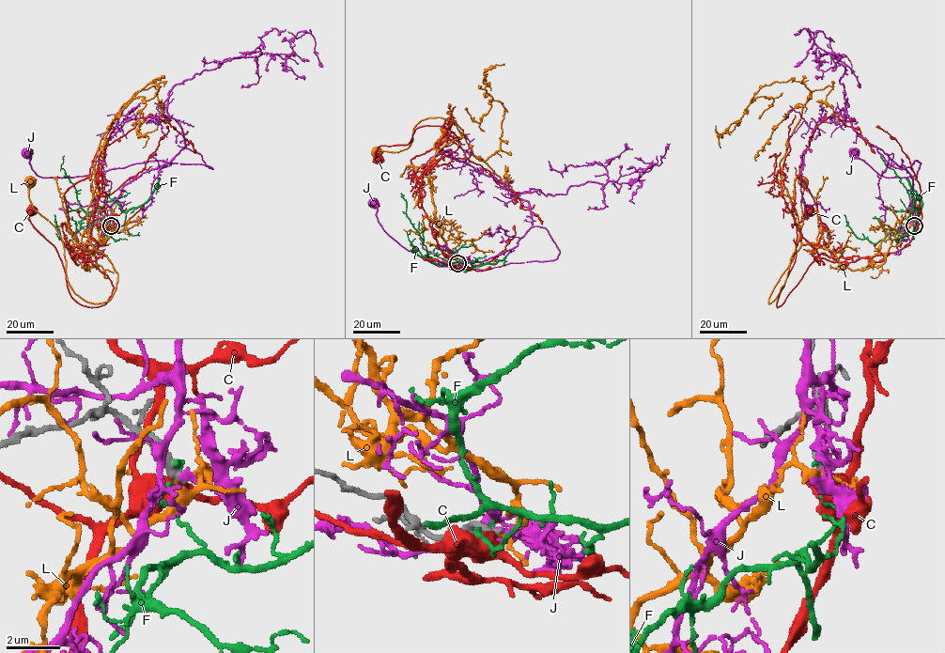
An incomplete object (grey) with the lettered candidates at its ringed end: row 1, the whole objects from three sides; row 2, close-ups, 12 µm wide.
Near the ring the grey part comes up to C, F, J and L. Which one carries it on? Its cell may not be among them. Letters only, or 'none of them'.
none of them

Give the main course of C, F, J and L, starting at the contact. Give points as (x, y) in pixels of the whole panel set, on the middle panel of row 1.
C: (457, 263), (432, 233), (422, 181), (458, 137), (418, 128), (408, 144), (379, 146), (378, 159)
F: (457, 264), (472, 266), (463, 271), (427, 256), (401, 193)
J: (457, 263), (514, 248), (533, 226), (559, 251), (489, 269), (439, 266), (389, 235), (374, 202)
L: (457, 264), (441, 236), (429, 178), (434, 155), (463, 131), (426, 117), (406, 149), (377, 152)

